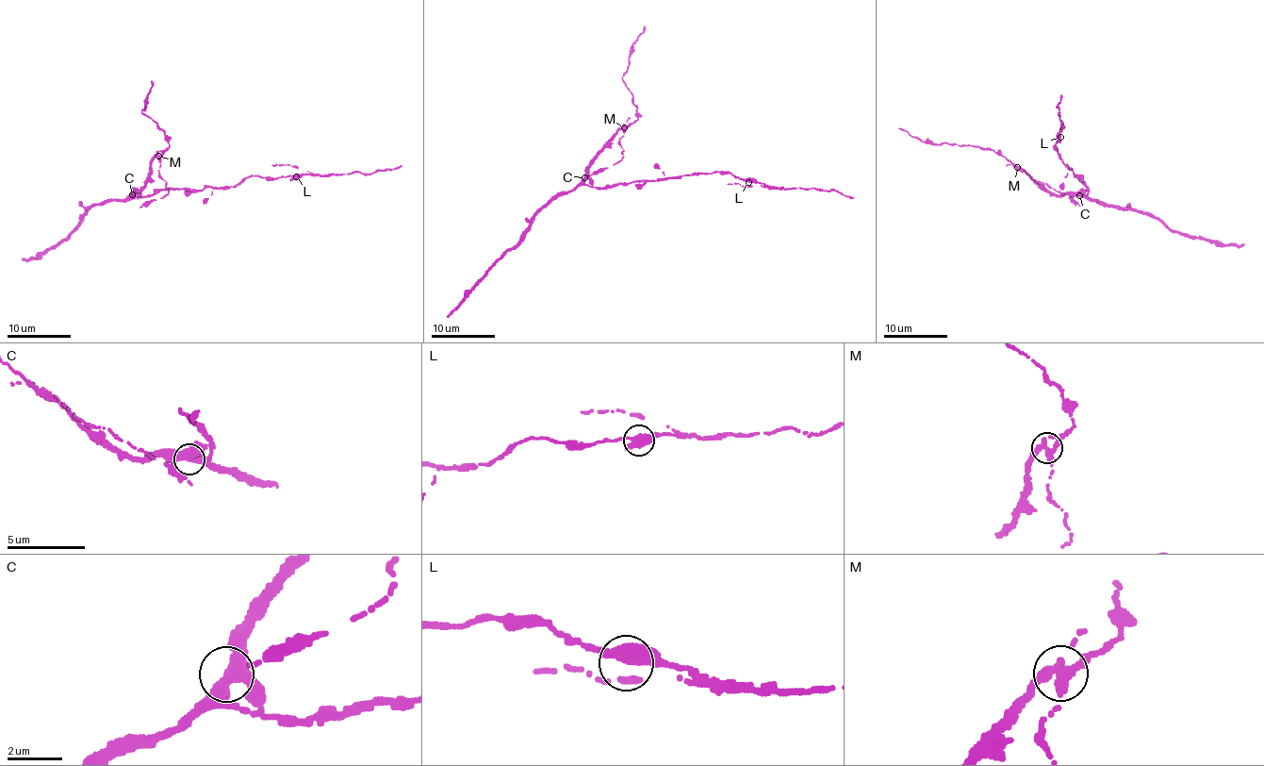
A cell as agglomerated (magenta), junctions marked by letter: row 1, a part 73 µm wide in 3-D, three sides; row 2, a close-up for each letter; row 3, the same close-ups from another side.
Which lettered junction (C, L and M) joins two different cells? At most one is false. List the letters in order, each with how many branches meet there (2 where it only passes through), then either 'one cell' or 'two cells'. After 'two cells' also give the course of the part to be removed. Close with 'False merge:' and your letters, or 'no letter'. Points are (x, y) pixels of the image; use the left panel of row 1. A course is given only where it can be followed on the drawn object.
C: 3 branches meet; one cell
L: 3 branches meet; one cell
M: 3 branches meet; two cells; foreign part runs (158, 155), (161, 156), (169, 143), (156, 124), (142, 112), (151, 81)
False merge: M

